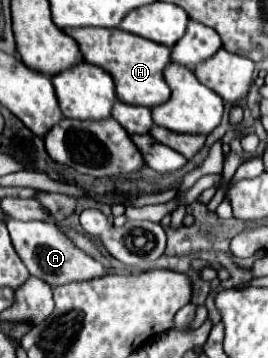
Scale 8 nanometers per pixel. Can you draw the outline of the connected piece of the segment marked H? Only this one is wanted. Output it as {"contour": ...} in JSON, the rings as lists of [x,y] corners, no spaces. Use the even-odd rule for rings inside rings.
{"contour":[[[69,28],[65,30],[81,48],[83,58],[89,64],[101,66],[105,72],[111,74],[115,82],[117,98],[125,104],[137,106],[159,106],[171,98],[171,90],[163,78],[165,66],[171,62],[171,48],[163,44],[155,44],[141,36],[133,36],[119,28],[115,30],[95,30],[95,28]]]}

